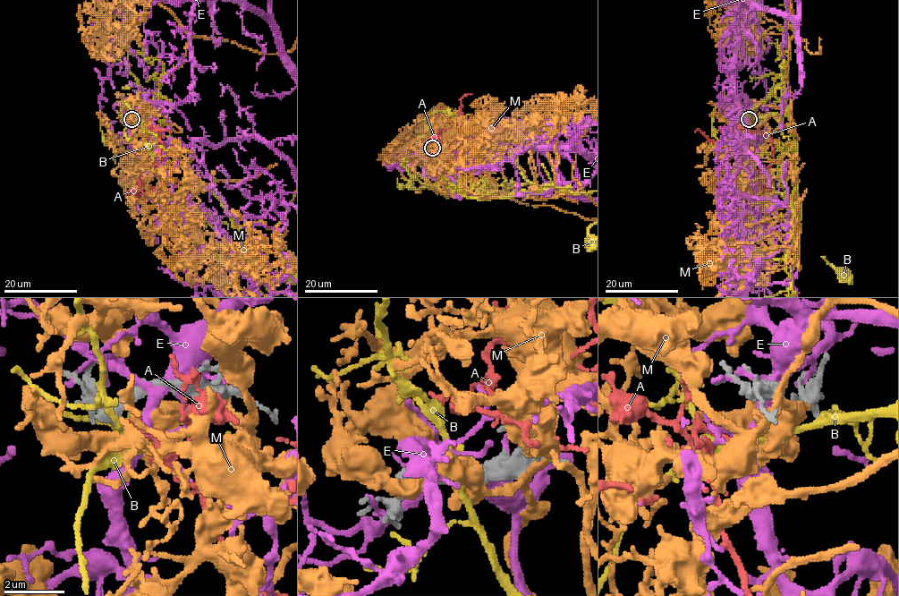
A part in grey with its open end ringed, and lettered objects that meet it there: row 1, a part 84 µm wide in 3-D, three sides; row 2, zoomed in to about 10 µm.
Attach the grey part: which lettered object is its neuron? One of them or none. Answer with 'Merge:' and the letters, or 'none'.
Merge: A

